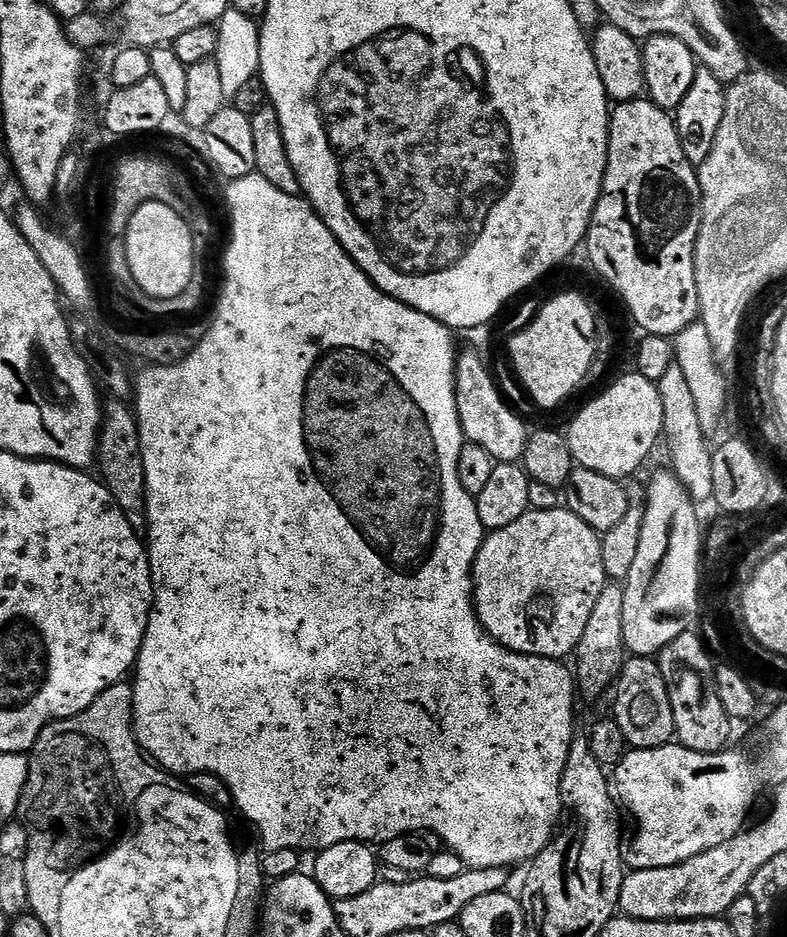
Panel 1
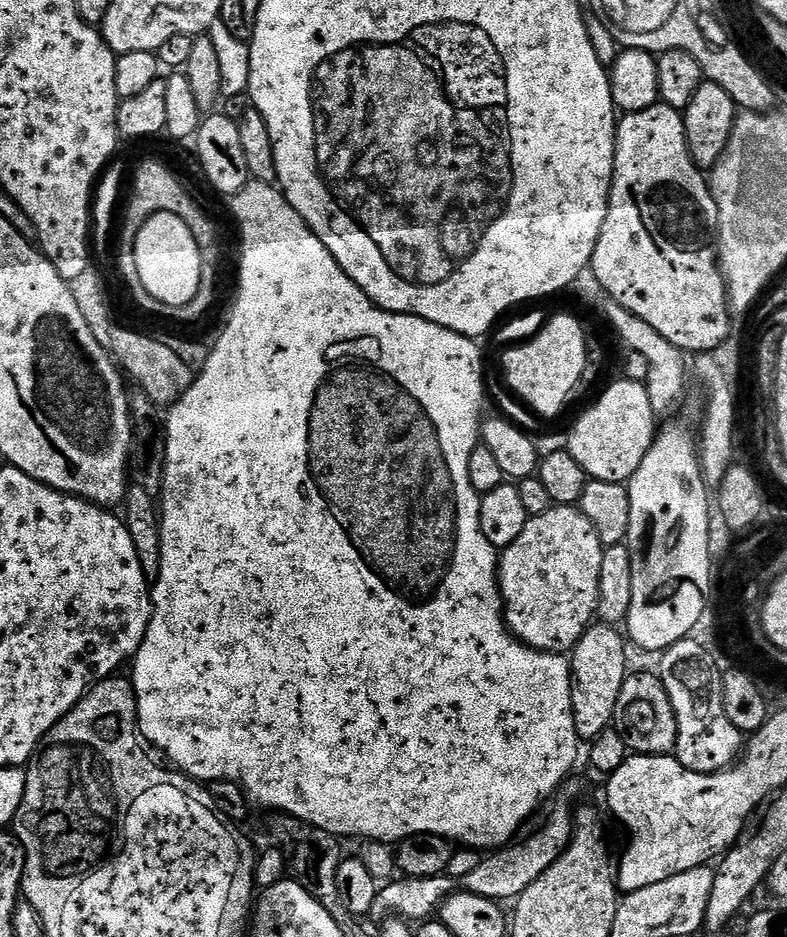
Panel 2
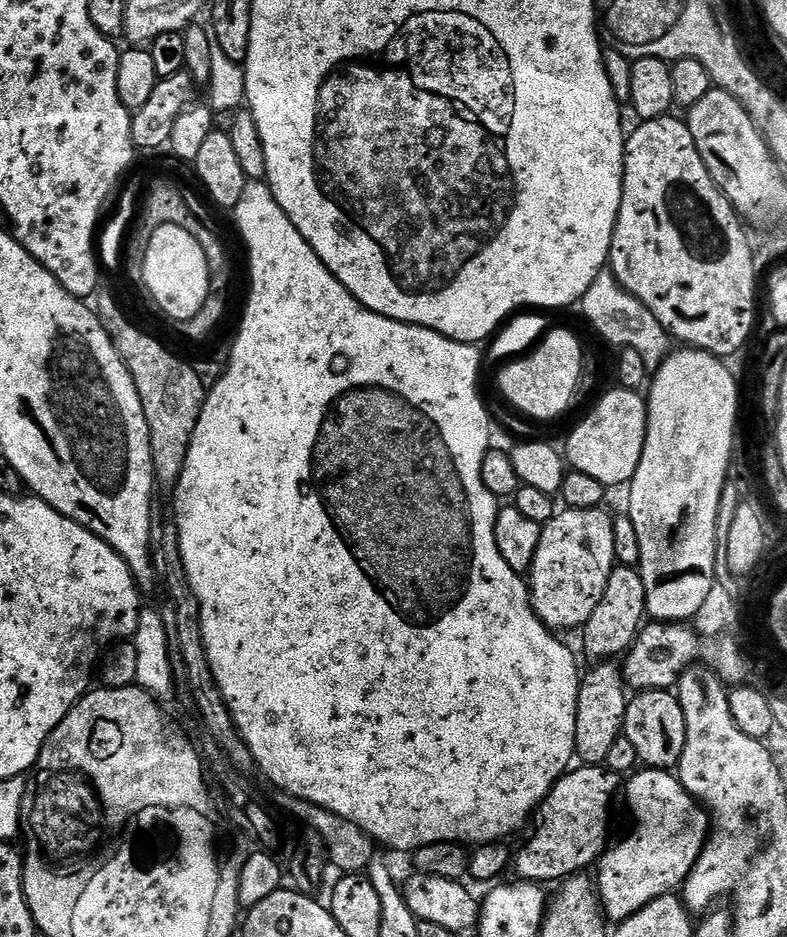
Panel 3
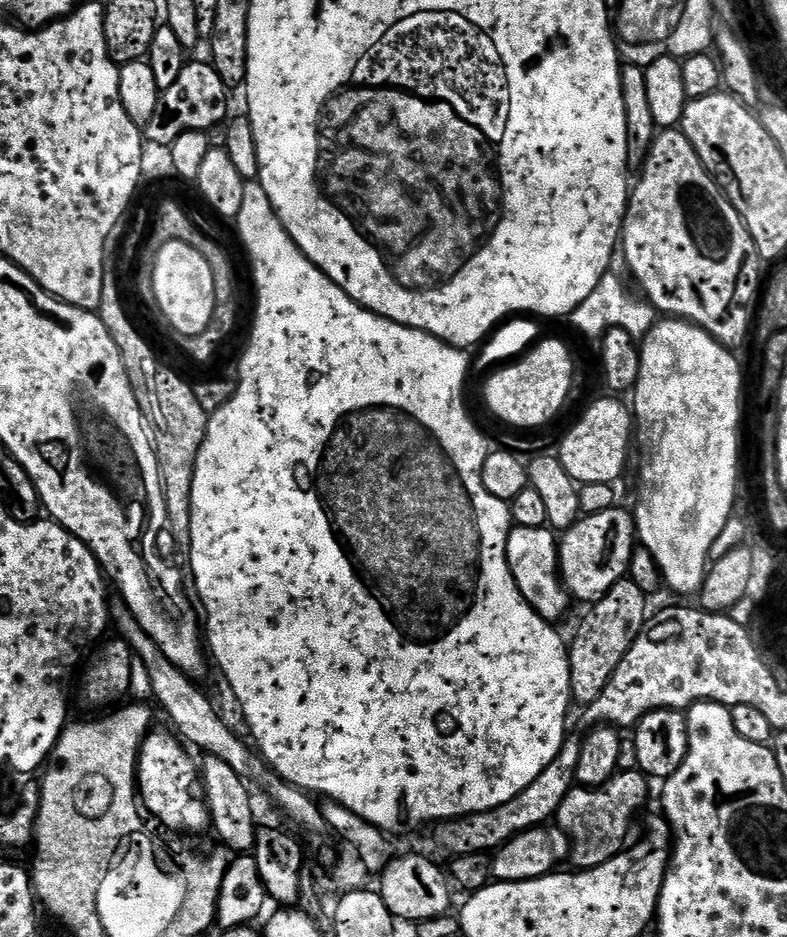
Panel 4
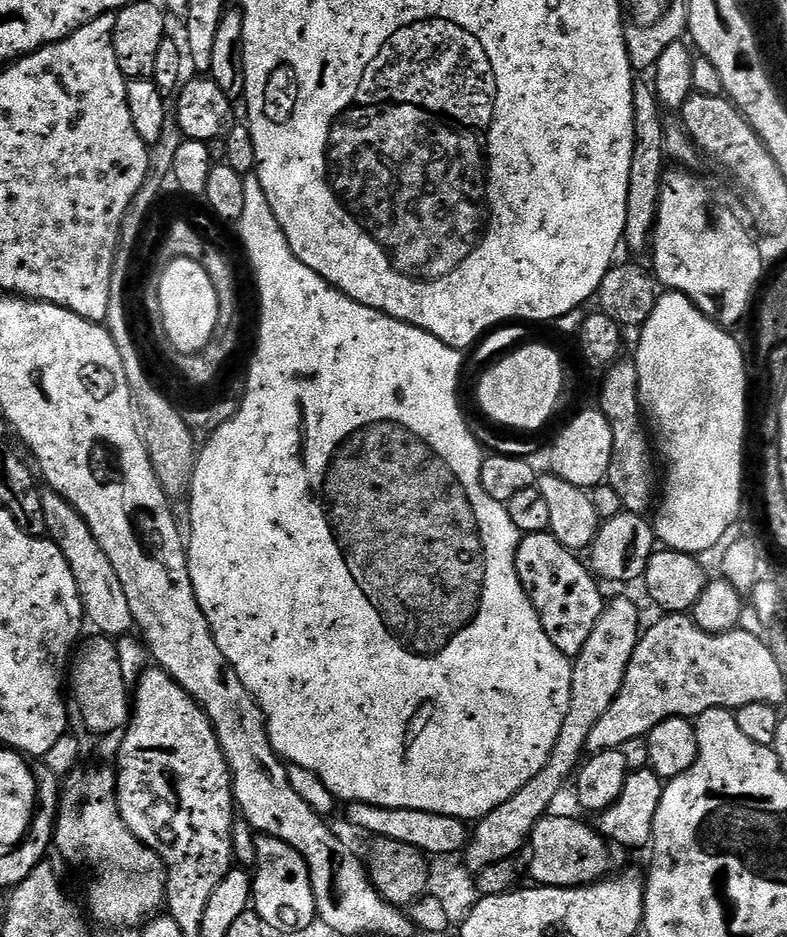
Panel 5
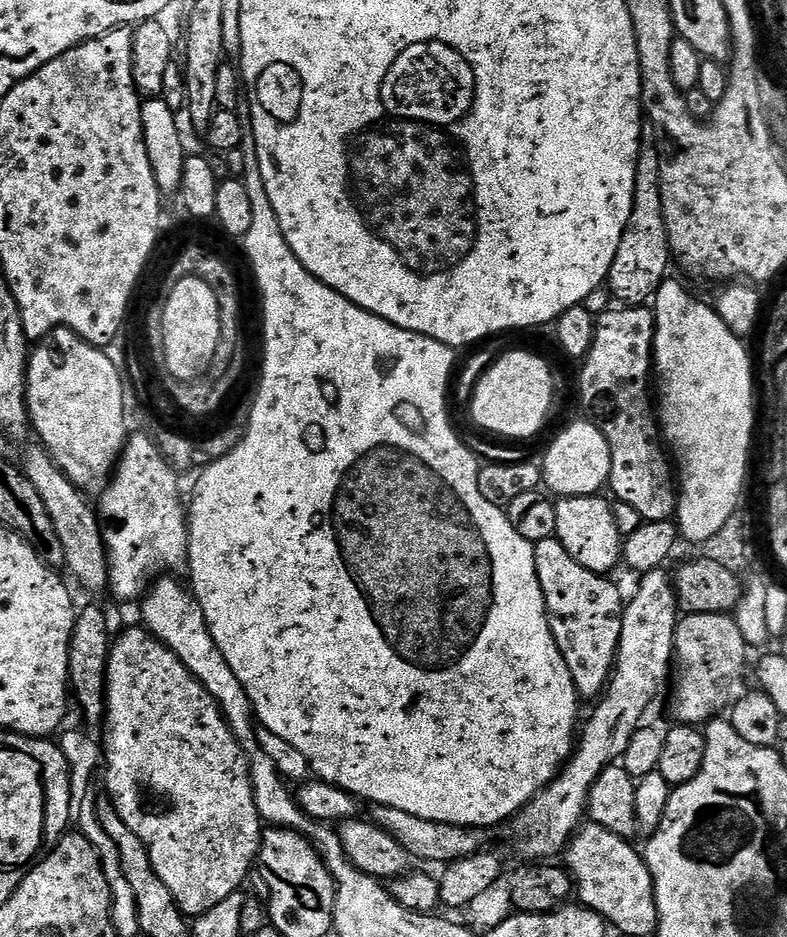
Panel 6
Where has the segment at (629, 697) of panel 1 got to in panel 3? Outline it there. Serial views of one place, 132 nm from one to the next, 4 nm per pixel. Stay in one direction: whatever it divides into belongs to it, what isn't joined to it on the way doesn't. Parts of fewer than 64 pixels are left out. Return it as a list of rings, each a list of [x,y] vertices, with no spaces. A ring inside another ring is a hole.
[[[662,688],[637,691],[626,706],[622,735],[630,738],[634,750],[638,750],[638,758],[644,768],[675,769],[682,758],[682,750],[686,750],[686,714],[682,714],[675,691]]]

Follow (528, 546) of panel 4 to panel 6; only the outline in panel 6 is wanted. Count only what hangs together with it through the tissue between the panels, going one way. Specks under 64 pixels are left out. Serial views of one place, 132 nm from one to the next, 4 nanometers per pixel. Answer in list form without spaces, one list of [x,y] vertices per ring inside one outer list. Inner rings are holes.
[[[553,538],[546,542],[538,542],[534,550],[534,566],[538,574],[538,582],[542,586],[542,594],[548,611],[550,630],[554,634],[554,642],[566,658],[566,666],[570,666],[570,678],[574,678],[576,694],[581,698],[596,698],[608,687],[608,681],[612,675],[616,663],[616,651],[622,634],[622,618],[626,596],[620,593],[618,585],[607,575],[586,570],[561,546],[560,541]]]

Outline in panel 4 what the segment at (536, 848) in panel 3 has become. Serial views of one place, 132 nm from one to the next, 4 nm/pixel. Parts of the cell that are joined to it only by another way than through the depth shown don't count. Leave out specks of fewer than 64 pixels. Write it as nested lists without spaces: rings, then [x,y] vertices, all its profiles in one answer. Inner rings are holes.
[[[639,770],[617,771],[602,786],[577,786],[570,794],[566,794],[566,802],[562,802],[554,820],[568,836],[570,864],[573,869],[597,868],[602,862],[625,851],[629,843],[628,835],[632,832],[632,823],[648,800],[648,784],[650,785],[649,777]]]

